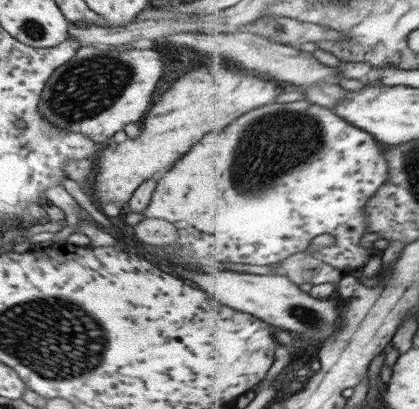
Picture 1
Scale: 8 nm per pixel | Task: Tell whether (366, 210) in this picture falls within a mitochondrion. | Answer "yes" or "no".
no

